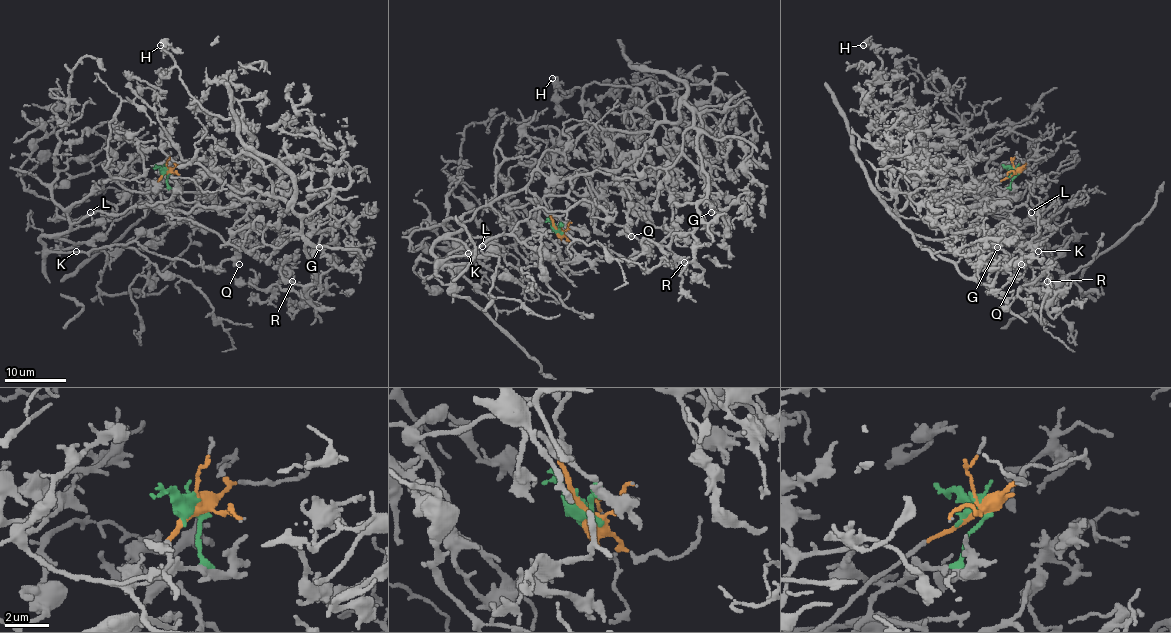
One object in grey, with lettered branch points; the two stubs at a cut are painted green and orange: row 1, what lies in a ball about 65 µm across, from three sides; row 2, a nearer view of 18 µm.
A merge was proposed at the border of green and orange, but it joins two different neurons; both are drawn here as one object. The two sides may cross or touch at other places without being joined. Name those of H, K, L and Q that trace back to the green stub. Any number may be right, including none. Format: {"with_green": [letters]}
{"with_green": ["H", "Q"]}

